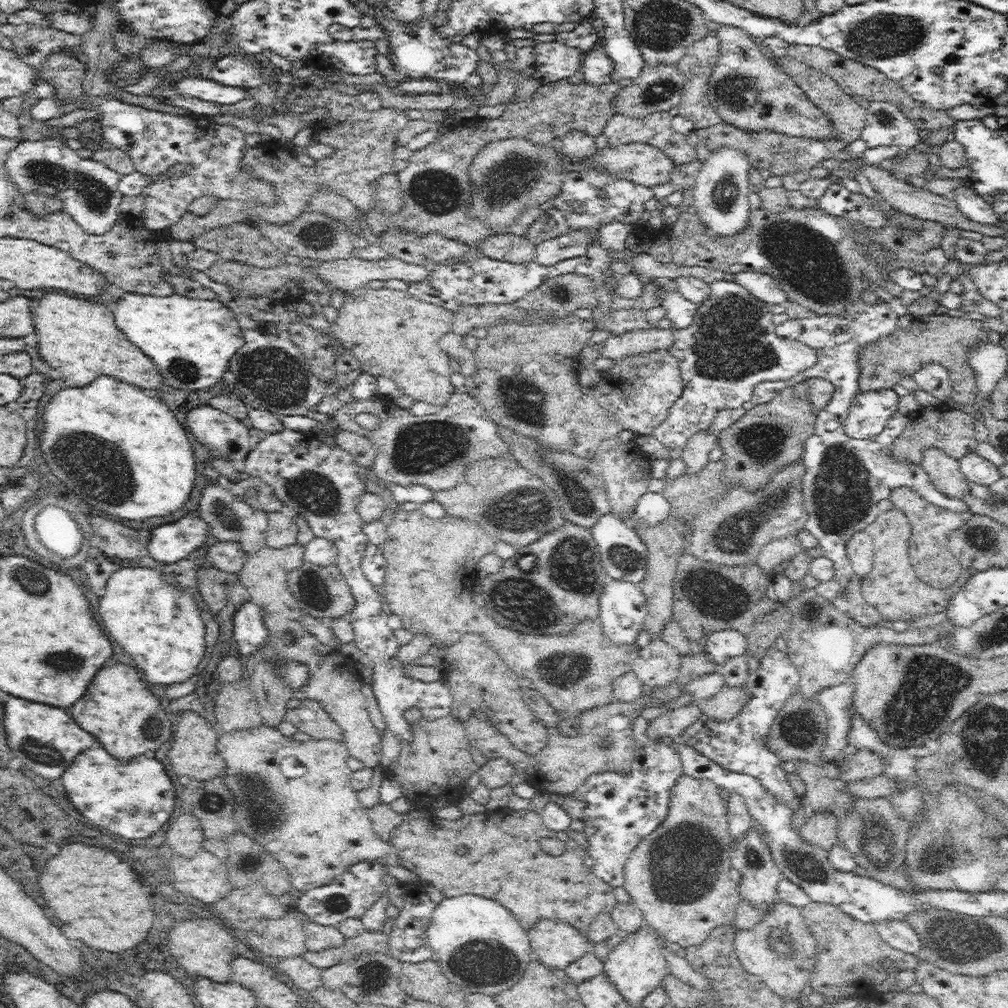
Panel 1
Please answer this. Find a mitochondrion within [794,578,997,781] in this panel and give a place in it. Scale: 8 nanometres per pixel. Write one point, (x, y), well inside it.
(933, 683)

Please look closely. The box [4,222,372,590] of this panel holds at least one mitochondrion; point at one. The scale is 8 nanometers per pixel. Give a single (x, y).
(110, 475)

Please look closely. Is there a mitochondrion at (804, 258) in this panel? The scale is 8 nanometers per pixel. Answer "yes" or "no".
yes

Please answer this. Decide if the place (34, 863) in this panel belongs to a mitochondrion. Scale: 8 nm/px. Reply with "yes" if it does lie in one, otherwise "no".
no

